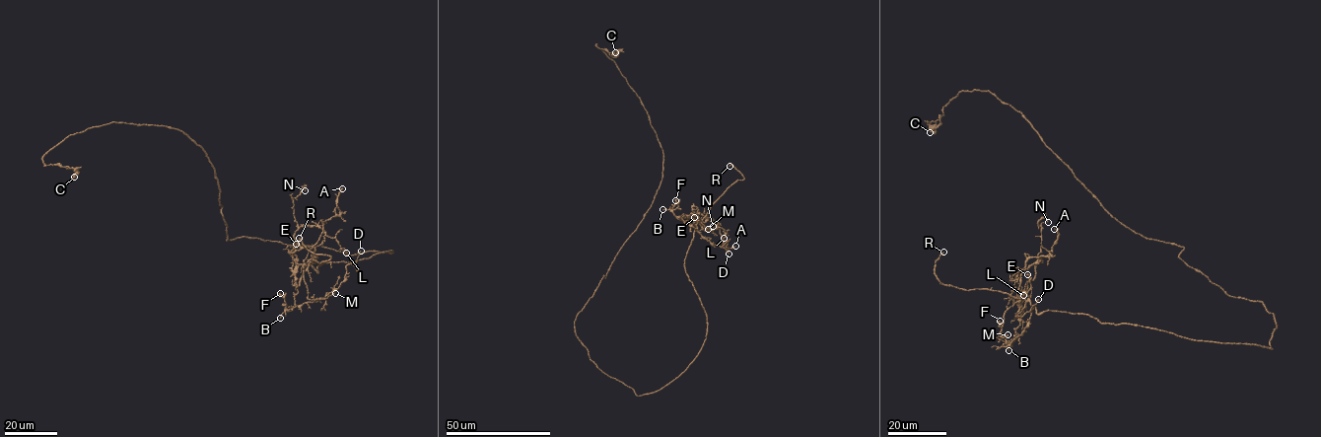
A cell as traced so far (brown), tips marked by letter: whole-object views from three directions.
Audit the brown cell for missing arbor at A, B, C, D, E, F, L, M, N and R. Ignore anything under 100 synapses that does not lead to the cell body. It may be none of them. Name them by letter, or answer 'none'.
R

